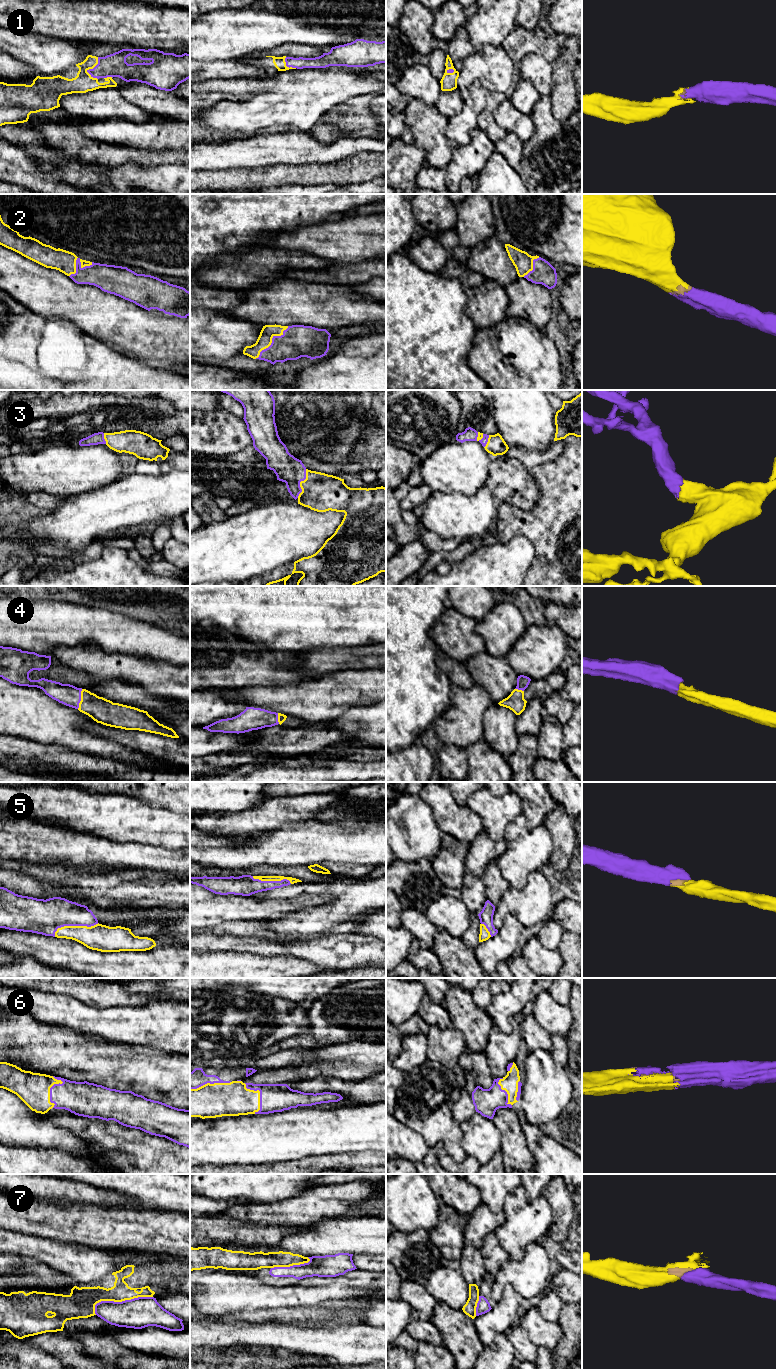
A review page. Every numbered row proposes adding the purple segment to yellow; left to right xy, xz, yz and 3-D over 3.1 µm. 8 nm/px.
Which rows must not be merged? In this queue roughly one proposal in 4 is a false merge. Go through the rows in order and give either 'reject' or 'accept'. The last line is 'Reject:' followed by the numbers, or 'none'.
1: accept
2: accept
3: accept
4: accept
5: accept
6: accept
7: reject
Reject: 7

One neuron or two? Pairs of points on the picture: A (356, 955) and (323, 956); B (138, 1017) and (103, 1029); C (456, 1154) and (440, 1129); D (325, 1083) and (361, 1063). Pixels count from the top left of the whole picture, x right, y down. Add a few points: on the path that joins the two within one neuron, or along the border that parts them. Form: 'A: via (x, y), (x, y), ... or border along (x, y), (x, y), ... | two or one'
A: via (348, 953), (331, 953) | one
B: via (129, 1024), (112, 1024) | one
C: via (453, 1148), (450, 1139), (446, 1135) | one
D: border along (312, 1078), (335, 1077), (358, 1081) | two

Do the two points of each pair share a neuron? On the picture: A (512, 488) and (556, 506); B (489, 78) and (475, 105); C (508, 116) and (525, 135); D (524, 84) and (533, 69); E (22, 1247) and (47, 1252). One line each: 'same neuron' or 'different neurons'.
A: different neurons
B: different neurons
C: same neuron
D: different neurons
E: same neuron

